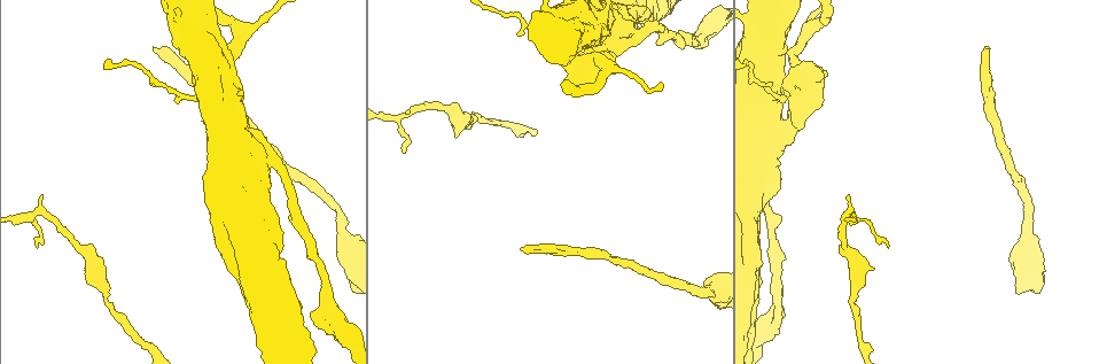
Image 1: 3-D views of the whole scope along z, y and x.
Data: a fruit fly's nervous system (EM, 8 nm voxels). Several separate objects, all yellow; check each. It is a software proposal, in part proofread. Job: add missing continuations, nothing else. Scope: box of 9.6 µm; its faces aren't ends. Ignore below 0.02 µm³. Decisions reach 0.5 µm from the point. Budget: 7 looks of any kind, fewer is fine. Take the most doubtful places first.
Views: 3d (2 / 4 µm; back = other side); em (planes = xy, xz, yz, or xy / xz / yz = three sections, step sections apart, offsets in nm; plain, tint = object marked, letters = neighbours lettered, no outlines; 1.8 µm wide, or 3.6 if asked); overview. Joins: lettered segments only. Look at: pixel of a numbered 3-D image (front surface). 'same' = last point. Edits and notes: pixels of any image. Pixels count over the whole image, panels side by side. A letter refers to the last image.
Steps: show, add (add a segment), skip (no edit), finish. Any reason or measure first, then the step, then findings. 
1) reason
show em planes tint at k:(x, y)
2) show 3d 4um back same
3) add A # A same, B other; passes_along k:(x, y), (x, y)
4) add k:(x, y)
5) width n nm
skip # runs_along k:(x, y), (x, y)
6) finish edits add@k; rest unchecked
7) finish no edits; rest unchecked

free end
show em xy step 8 letters at 1:(154, 47)

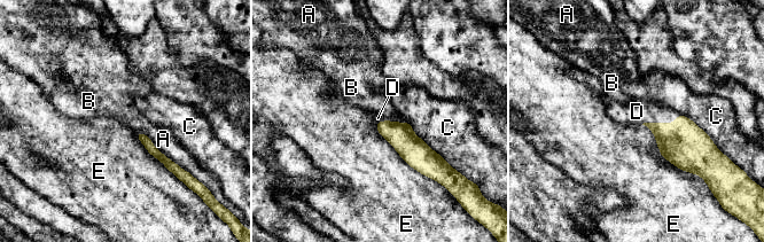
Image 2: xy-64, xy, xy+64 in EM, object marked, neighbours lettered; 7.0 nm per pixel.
show em planes letters same

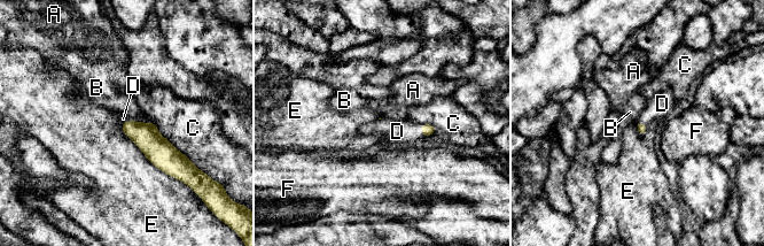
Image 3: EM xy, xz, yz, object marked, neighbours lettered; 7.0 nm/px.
add D # A other, B other, C other, D same, E other, F other; the cell continues

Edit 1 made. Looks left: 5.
sudden change in width
show 3d 2um at 1:(699, 42)

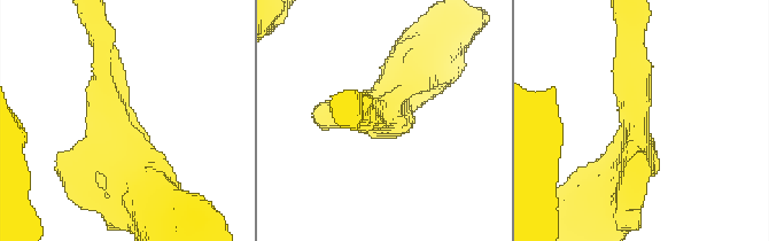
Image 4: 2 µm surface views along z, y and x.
show em planes letters at 4:(118, 137)

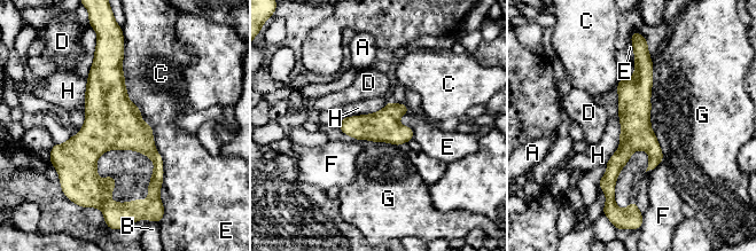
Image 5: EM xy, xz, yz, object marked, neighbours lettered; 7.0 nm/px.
skip # A other, B other, C other, D other, E other, F other, G other, H other; border 5:(618, 116), (620, 146), (606, 164); none of them fits

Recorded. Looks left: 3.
sharp bend
show em planes plain at 1:(775, 86)

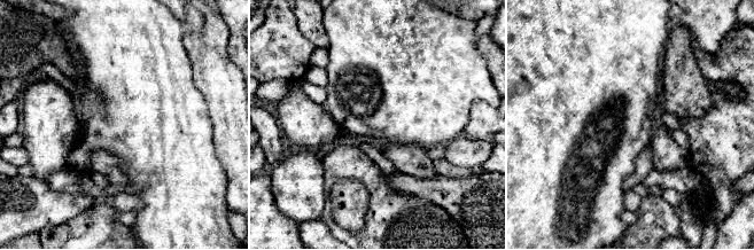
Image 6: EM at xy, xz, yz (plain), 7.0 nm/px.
what lies round it
show em planes letters same

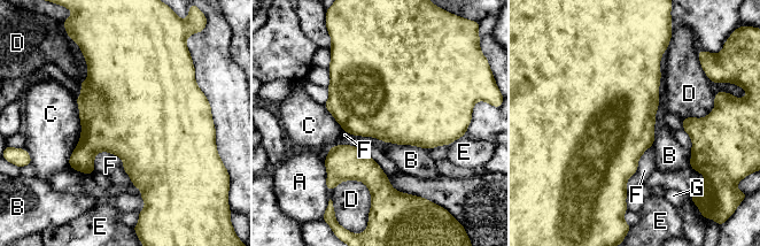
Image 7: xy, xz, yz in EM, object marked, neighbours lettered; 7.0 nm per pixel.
width 550 nm
skip # A other, B other, C other, D other, E other, F other, G other; border 7:(385, 141), (417, 145), (427, 150); no lettered segment goes on from it

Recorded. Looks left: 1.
finish edits add@3; rest unchecked

